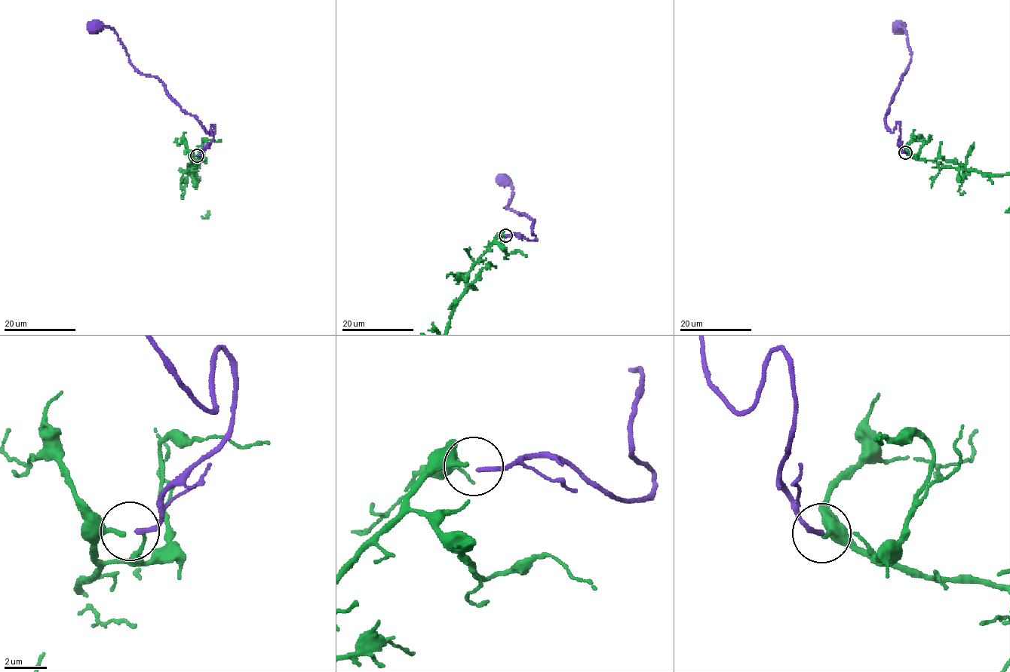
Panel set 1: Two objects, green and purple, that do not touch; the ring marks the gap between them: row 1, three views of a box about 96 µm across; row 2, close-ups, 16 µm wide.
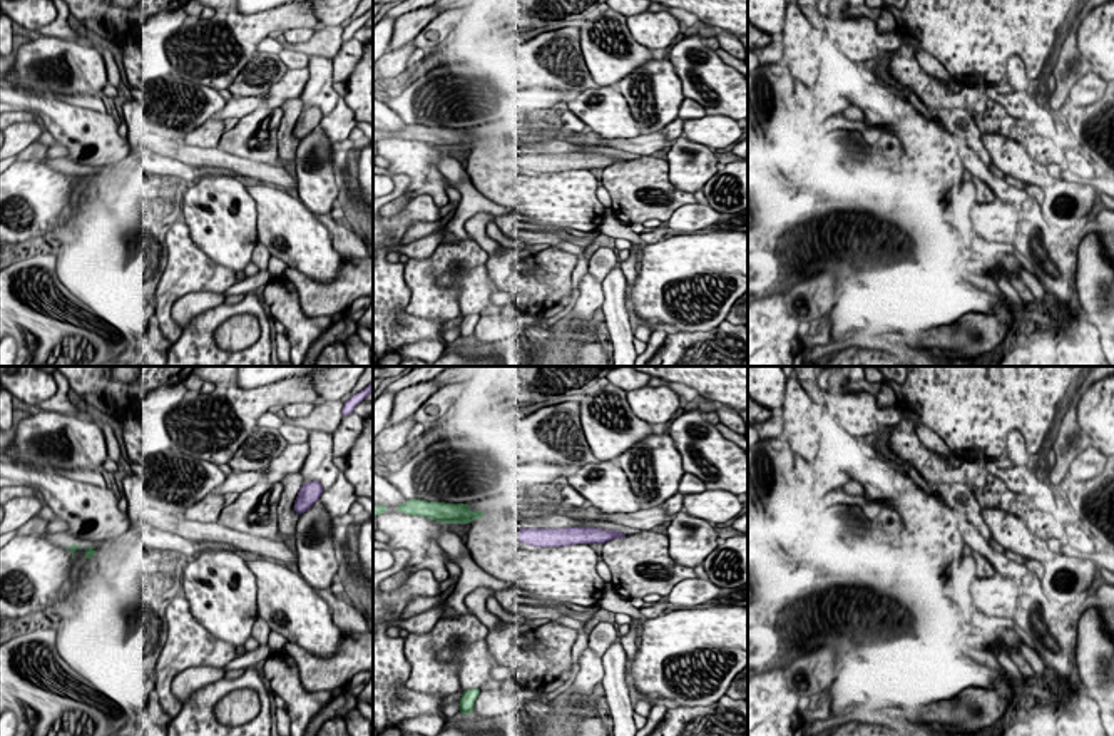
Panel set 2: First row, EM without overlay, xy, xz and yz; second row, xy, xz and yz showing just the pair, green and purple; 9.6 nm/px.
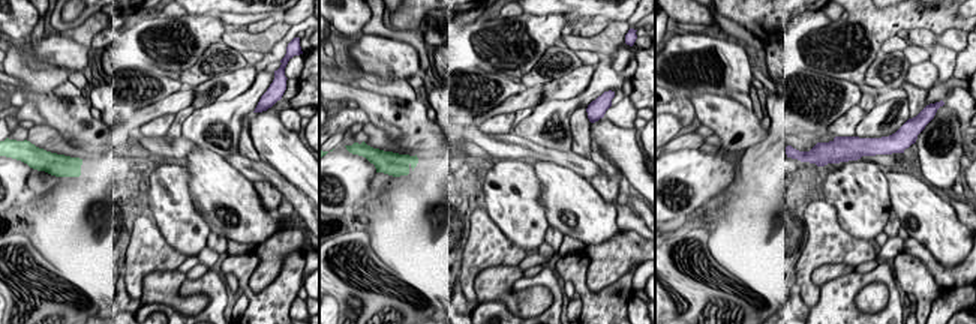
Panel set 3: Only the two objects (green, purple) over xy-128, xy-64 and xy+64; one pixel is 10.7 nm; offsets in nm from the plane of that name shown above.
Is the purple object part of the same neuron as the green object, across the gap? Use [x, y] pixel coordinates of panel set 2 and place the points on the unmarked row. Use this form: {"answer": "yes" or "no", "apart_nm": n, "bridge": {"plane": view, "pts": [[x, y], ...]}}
{"answer": "yes", "apart_nm": 380, "bridge": {"plane": "xz", "pts": [[482, 139], [519, 156]]}}

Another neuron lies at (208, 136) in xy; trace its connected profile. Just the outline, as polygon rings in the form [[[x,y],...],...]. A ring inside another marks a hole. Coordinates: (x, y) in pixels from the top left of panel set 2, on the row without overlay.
[[[209,119],[201,127],[184,135],[186,146],[201,147],[201,149],[214,149],[219,144],[219,139],[224,132],[224,120]]]

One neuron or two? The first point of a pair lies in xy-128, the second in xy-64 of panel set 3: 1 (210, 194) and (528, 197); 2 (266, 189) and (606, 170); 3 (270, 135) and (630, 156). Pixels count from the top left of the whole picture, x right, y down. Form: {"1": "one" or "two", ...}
{"1": "two", "2": "one", "3": "one"}

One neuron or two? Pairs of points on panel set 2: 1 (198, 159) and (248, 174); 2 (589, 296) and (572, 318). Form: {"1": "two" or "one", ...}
{"1": "one", "2": "one"}

